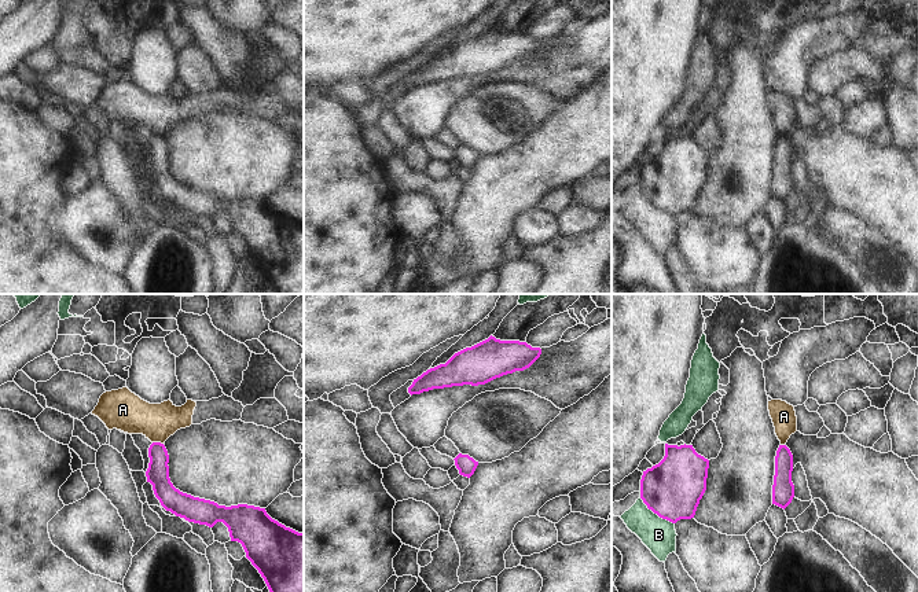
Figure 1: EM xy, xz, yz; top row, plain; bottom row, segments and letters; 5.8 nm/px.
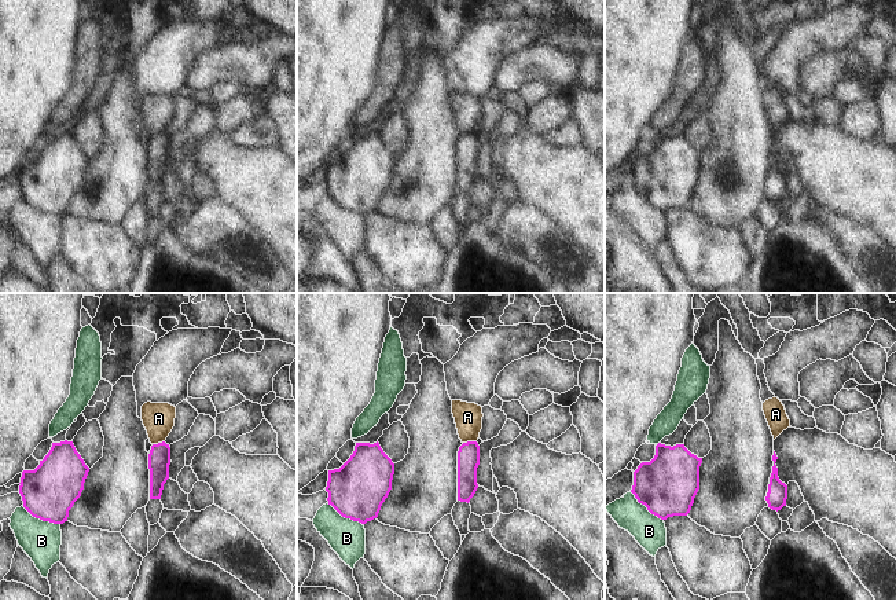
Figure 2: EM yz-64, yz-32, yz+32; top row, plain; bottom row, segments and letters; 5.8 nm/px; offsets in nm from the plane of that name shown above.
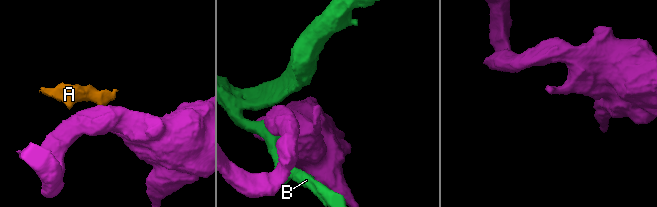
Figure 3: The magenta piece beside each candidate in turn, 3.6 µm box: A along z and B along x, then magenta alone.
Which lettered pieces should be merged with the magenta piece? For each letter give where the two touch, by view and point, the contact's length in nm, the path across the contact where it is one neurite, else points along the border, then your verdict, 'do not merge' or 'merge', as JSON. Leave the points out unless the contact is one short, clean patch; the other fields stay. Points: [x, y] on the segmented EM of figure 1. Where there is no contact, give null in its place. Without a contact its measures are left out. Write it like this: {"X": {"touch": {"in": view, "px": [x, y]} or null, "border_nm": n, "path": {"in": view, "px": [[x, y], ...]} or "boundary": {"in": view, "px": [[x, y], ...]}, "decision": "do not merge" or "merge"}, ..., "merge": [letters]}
{"A": {"touch": {"in": "xy", "px": [158, 442]}, "border_nm": 70, "boundary": {"in": "xy", "px": [[153, 441], [162, 444]]}, "decision": "do not merge"}, "B": {"touch": {"in": "yz", "px": [656, 513]}, "border_nm": 260, "decision": "do not merge"}, "merge": []}

